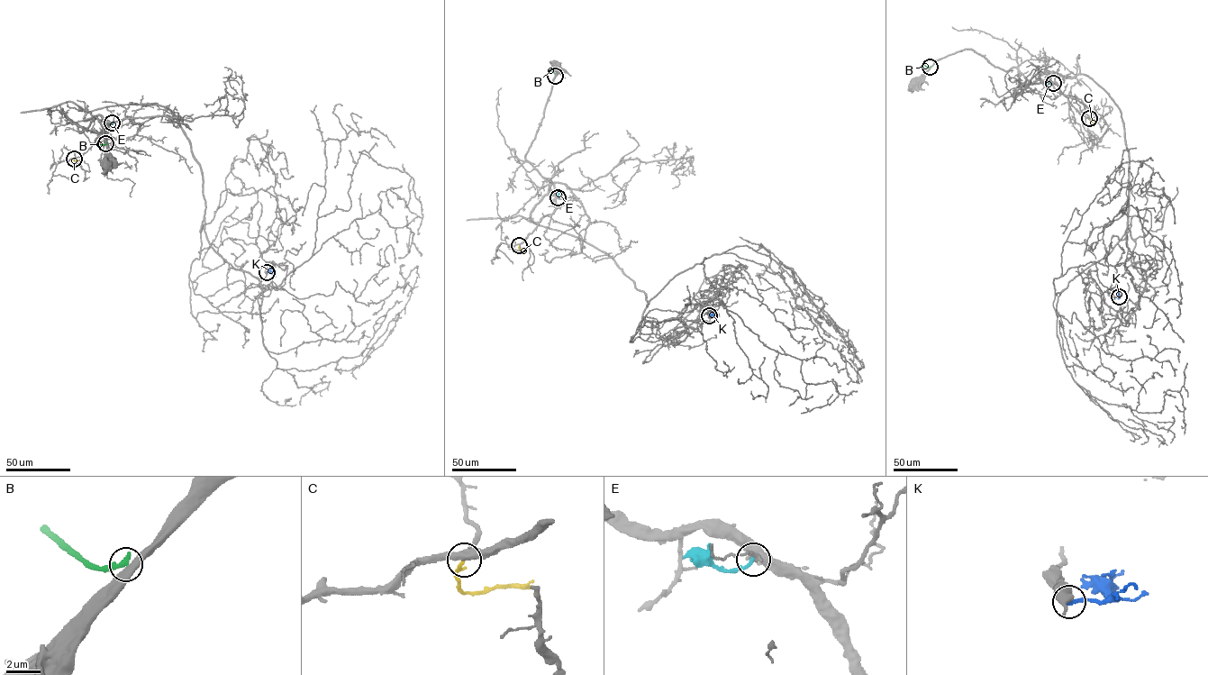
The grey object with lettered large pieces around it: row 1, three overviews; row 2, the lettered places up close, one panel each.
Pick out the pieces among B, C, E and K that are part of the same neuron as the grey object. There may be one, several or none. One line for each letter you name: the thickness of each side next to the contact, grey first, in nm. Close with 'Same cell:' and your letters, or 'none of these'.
C: Thickness 260 nm (grey) against 160 nm
Same cell: C

